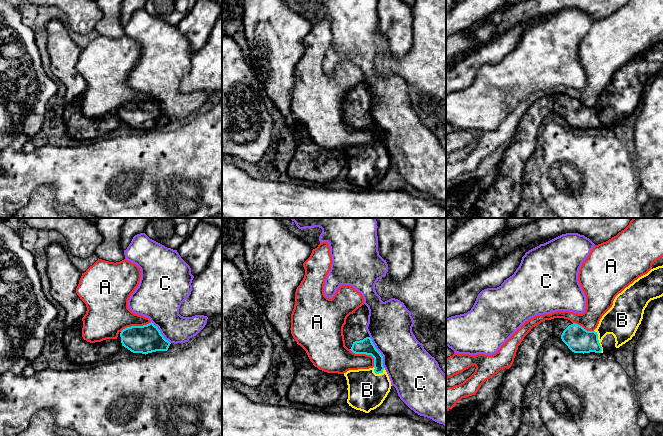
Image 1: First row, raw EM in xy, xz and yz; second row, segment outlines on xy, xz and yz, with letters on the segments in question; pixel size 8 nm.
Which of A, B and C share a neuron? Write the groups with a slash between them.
A / B / C

